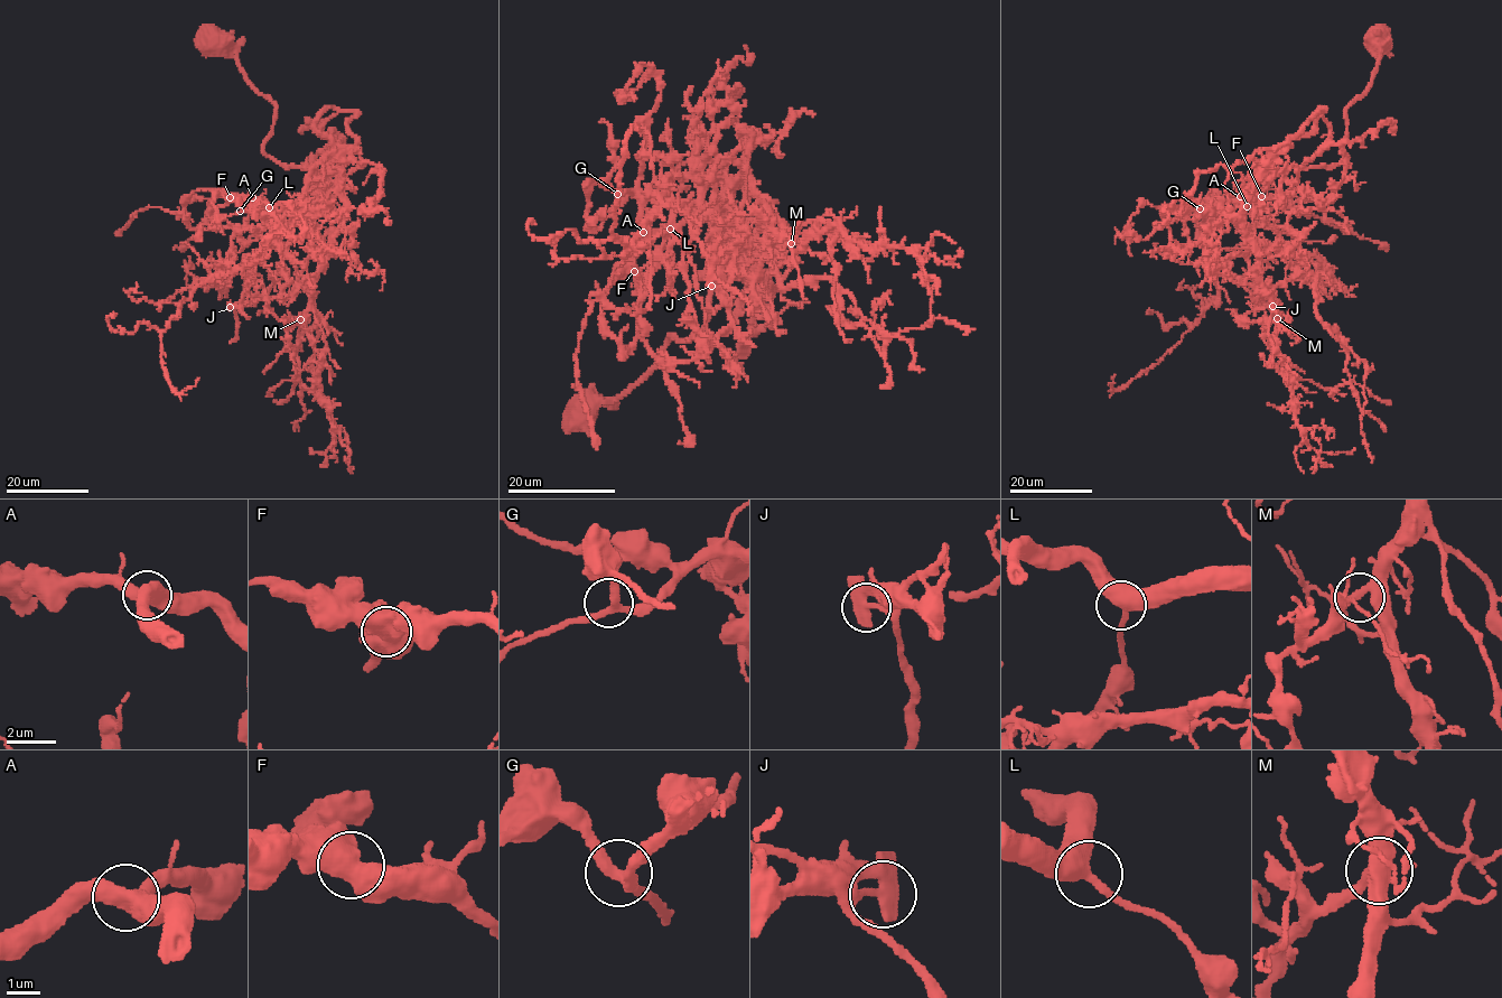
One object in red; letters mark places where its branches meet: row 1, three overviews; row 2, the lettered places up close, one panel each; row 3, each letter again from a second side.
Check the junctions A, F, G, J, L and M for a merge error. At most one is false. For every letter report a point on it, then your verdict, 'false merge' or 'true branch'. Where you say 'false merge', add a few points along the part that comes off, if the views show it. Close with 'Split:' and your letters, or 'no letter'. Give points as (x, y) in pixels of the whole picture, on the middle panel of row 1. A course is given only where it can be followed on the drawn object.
A: (643, 232) | true branch
F: (634, 271) | true branch
G: (617, 194) | true branch
J: (711, 286) | true branch
L: (670, 229) | true branch
M: (791, 243) | true branch
Split: no letter

